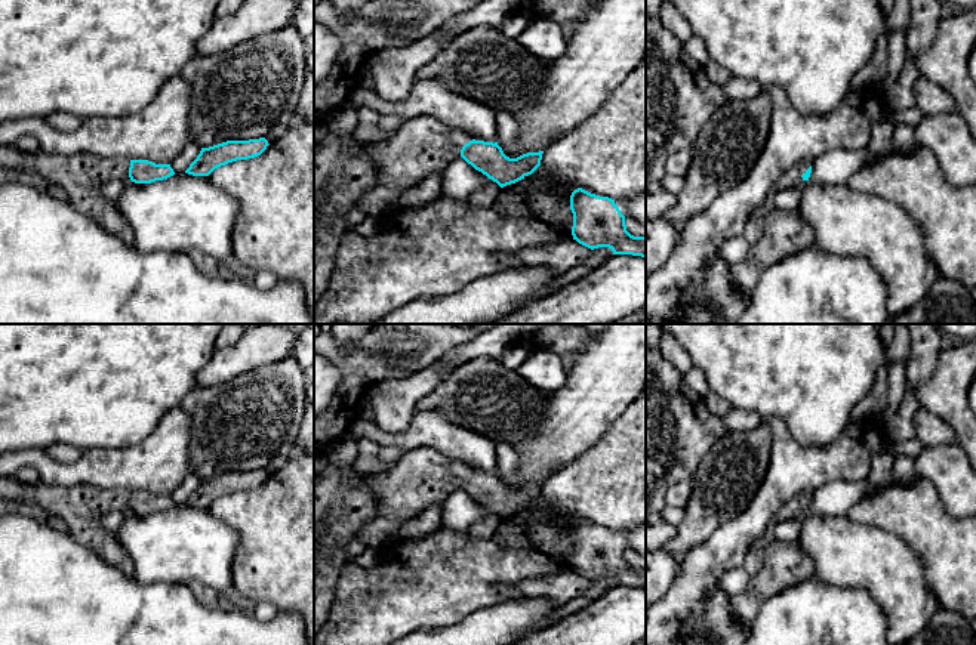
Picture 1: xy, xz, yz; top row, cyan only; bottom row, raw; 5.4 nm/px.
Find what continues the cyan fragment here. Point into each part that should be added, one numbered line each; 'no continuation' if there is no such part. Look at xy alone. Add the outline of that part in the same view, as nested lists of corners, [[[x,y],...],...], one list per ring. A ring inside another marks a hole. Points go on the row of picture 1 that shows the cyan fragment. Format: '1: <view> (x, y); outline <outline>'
1: xy (83, 175); outline [[[0,145],[0,167],[34,172],[62,186],[68,201],[83,215],[92,217],[107,232],[127,246],[133,246],[133,234],[117,204],[107,198],[104,185],[129,175],[130,160],[102,157],[90,152],[70,155],[47,154],[43,149],[30,154],[13,145]]]

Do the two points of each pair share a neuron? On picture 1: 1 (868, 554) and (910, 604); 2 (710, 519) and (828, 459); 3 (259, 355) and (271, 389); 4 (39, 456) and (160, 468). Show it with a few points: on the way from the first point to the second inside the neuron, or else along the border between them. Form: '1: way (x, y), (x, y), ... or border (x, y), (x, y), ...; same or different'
1: way (880, 565), (902, 592); same
2: border (769, 466), (753, 500), (738, 515), (726, 519); different
3: border (292, 352), (282, 360), (251, 369), (230, 379); different
4: way (68, 471), (131, 468); same

